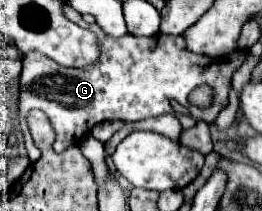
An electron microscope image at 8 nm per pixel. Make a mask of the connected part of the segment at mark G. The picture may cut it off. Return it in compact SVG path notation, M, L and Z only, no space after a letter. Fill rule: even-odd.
M97 25L99 43L103 43L103 57L93 67L71 69L55 63L53 59L29 51L23 55L23 71L21 71L21 95L19 95L19 121L23 125L21 133L25 139L27 155L31 161L39 159L39 149L29 143L29 129L25 117L31 109L41 109L55 133L57 139L53 143L55 153L63 153L69 145L79 143L97 123L123 119L123 121L143 121L149 117L157 117L163 113L173 113L171 99L179 101L183 107L191 107L191 115L175 113L183 129L195 125L195 121L211 123L219 115L221 107L227 105L227 95L231 89L231 75L245 61L245 51L233 51L225 61L209 59L207 55L193 55L181 37L175 35L153 35L153 37L135 37L123 35L113 39L103 33ZM209 85L213 89L213 101L209 107L197 107L189 101L193 89Z

